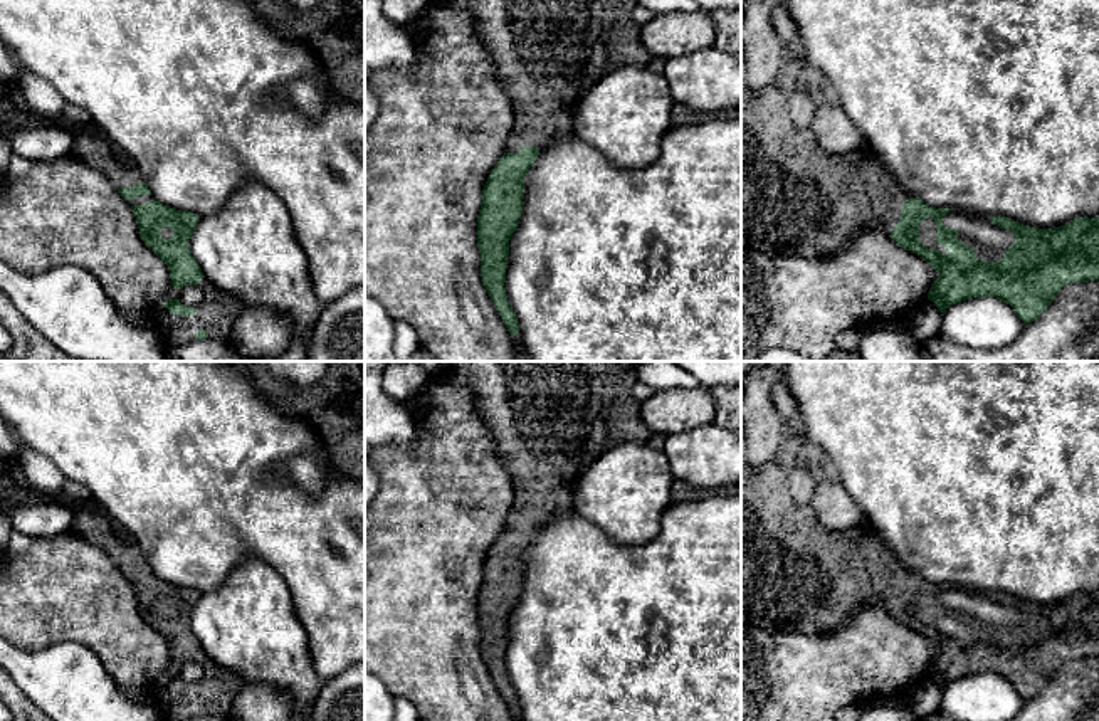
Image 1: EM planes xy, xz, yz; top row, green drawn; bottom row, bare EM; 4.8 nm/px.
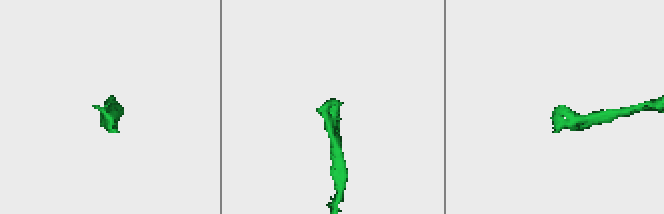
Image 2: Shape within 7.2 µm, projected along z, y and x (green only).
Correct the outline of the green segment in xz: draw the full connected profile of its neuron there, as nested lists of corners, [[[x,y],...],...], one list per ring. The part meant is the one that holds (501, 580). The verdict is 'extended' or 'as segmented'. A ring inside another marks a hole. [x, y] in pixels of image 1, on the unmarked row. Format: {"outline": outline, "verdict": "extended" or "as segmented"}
{"outline": [[[449,361],[449,376],[467,385],[476,397],[476,412],[496,440],[496,455],[502,462],[514,484],[514,503],[506,518],[506,529],[492,545],[481,573],[477,592],[477,624],[481,630],[482,660],[511,711],[519,709],[518,694],[506,672],[506,645],[509,617],[516,608],[523,588],[524,551],[533,543],[539,526],[546,521],[565,516],[570,509],[573,484],[581,474],[580,454],[583,440],[598,418],[610,425],[608,447],[623,442],[647,445],[654,432],[640,418],[640,402],[632,388],[637,383],[637,366],[640,361]]], "verdict": "extended"}

